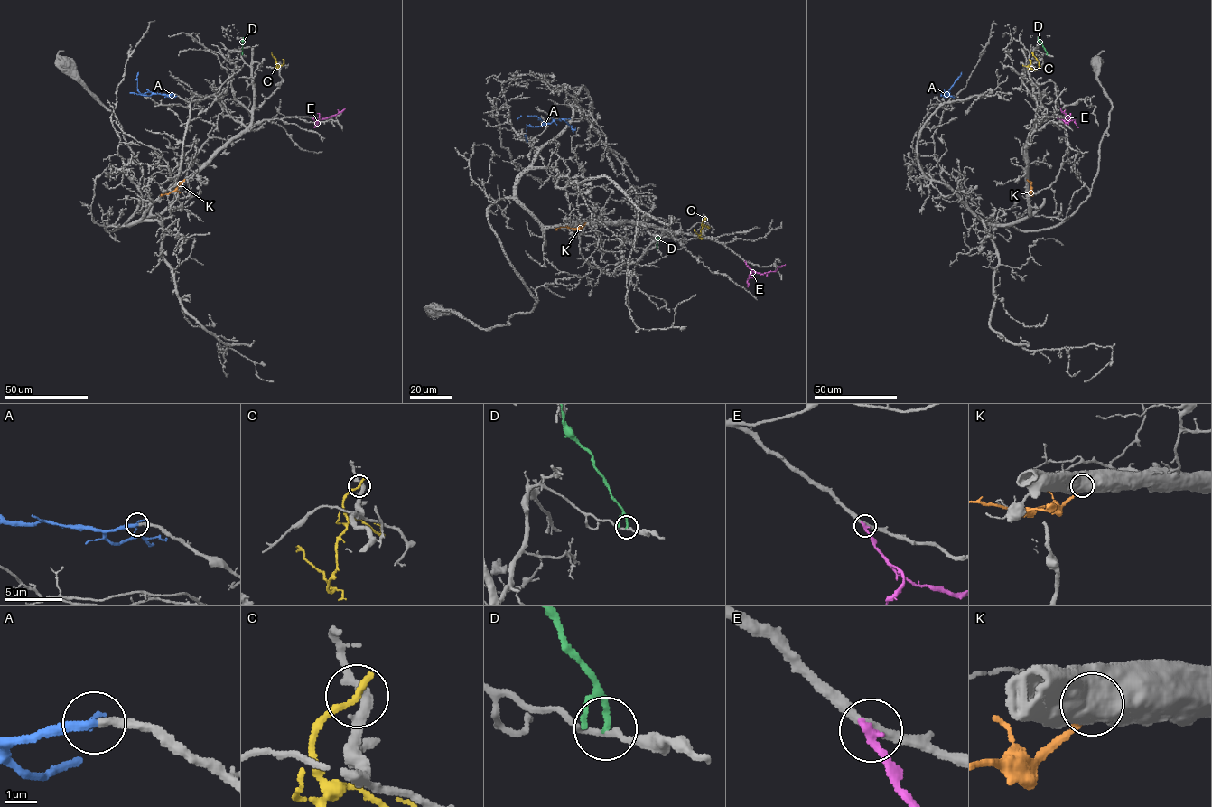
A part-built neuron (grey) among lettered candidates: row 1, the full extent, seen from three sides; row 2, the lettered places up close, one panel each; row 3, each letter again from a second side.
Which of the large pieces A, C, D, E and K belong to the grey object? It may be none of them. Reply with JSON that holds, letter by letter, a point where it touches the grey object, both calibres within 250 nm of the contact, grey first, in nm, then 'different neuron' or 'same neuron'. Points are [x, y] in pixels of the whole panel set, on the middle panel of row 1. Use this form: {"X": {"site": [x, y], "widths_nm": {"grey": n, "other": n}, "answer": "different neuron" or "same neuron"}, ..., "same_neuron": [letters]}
{"A": {"site": [570, 118], "widths_nm": {"grey": 280, "other": 280}, "answer": "same neuron"}, "C": {"site": [704, 219], "widths_nm": {"grey": 320, "other": 260}, "answer": "different neuron"}, "D": {"site": [657, 248], "widths_nm": {"grey": 190, "other": 190}, "answer": "different neuron"}, "E": {"site": [745, 261], "widths_nm": {"grey": 320, "other": 320}, "answer": "different neuron"}, "K": {"site": [584, 224], "widths_nm": {"grey": 800, "other": 240}, "answer": "different neuron"}, "same_neuron": ["A"]}

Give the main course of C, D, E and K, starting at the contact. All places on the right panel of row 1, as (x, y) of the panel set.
C: (1023, 65), (1033, 70), (1039, 67), (1031, 52)
D: (1048, 55), (1038, 37)
E: (1058, 118), (1067, 118), (1060, 107)
K: (1028, 180), (1032, 195)

